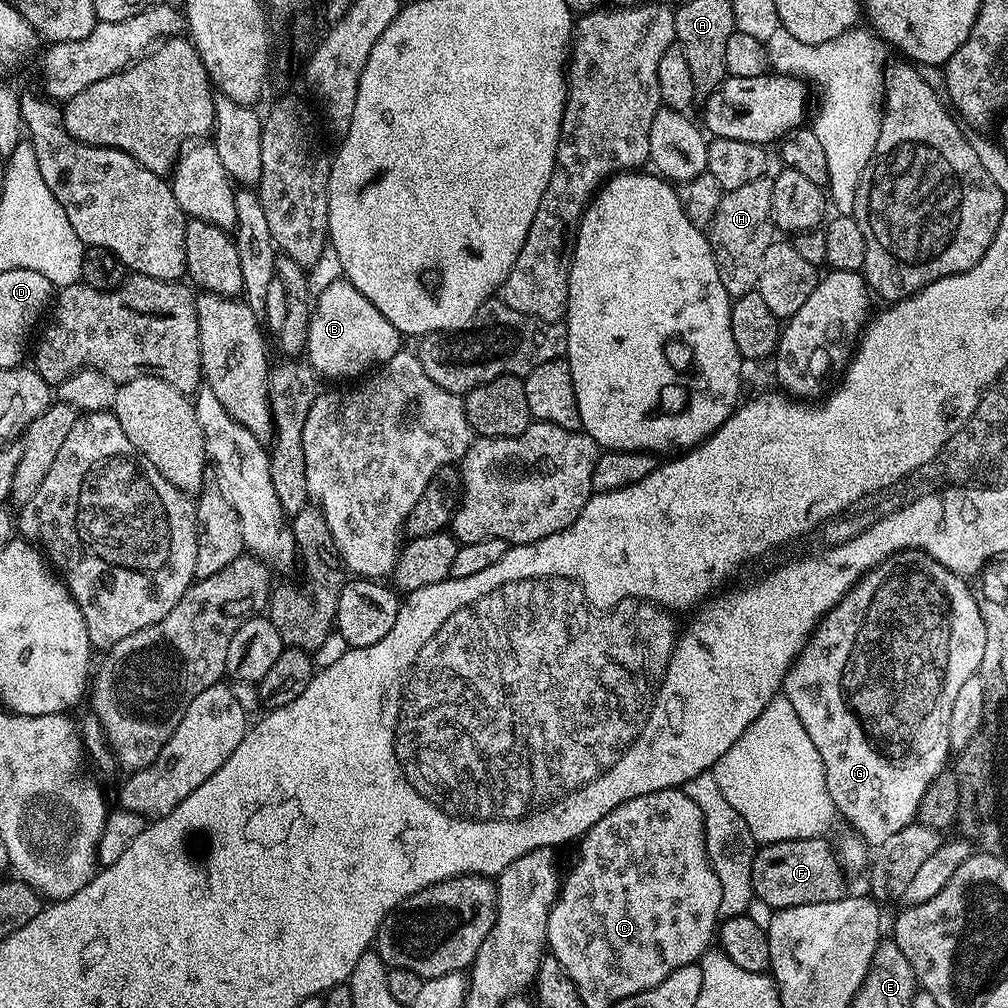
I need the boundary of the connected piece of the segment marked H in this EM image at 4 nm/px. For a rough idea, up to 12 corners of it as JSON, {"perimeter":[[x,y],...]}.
{"perimeter":[[772,181],[724,192],[707,237],[733,298],[774,243]]}

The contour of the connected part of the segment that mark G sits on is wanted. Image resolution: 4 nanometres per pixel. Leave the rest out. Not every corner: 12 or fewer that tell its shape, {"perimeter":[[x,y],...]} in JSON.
{"perimeter":[[871,568],[784,679],[878,846],[949,767],[986,650],[969,581]]}

